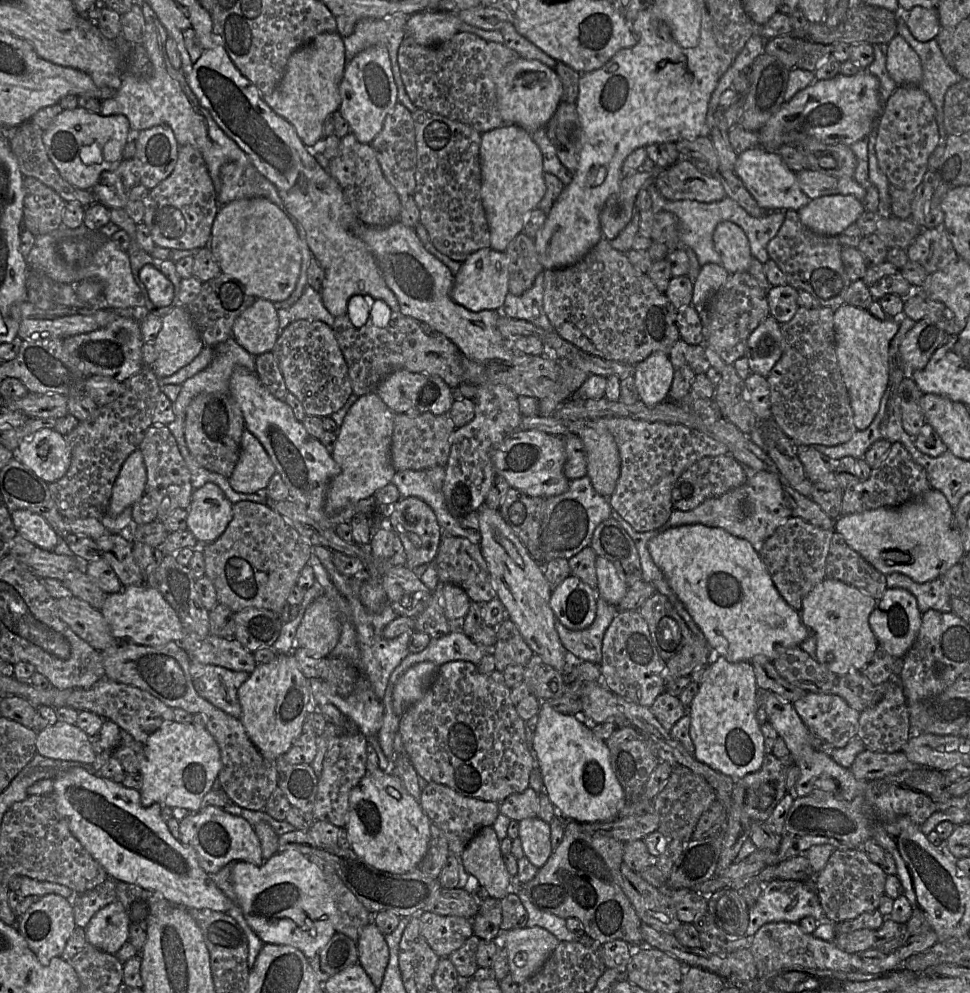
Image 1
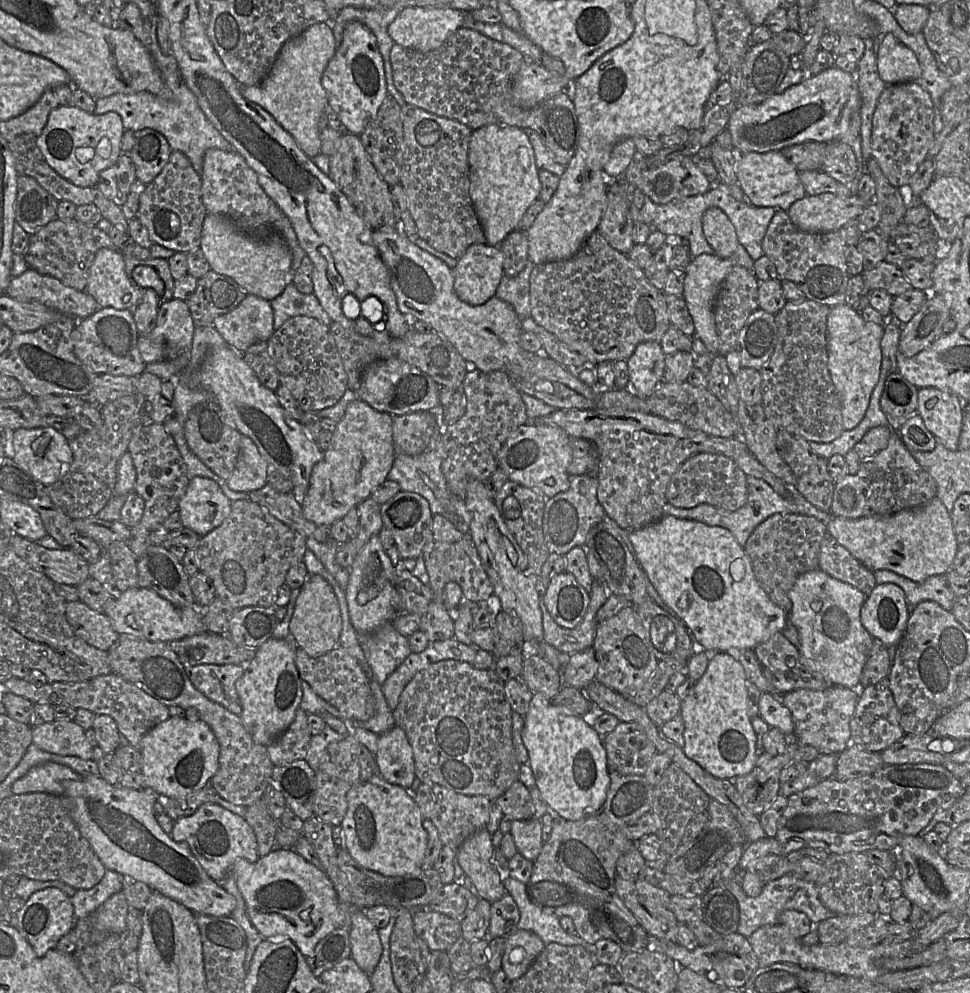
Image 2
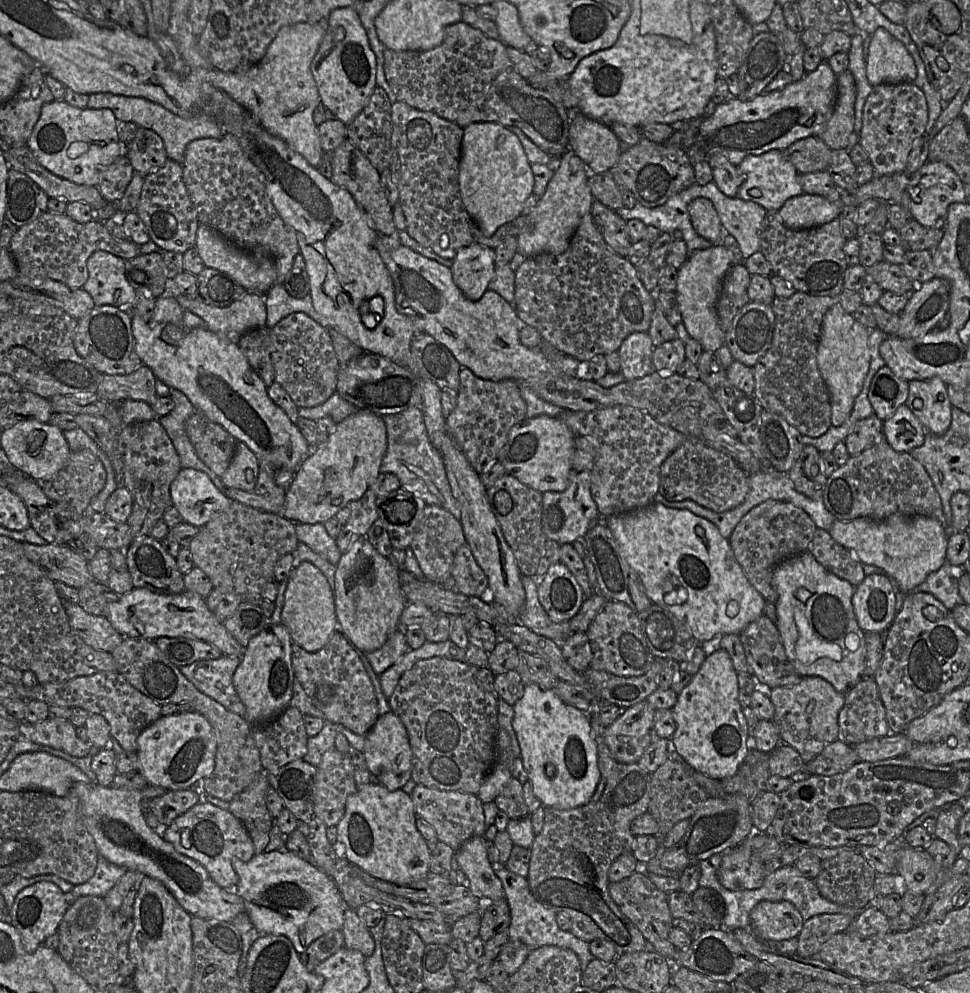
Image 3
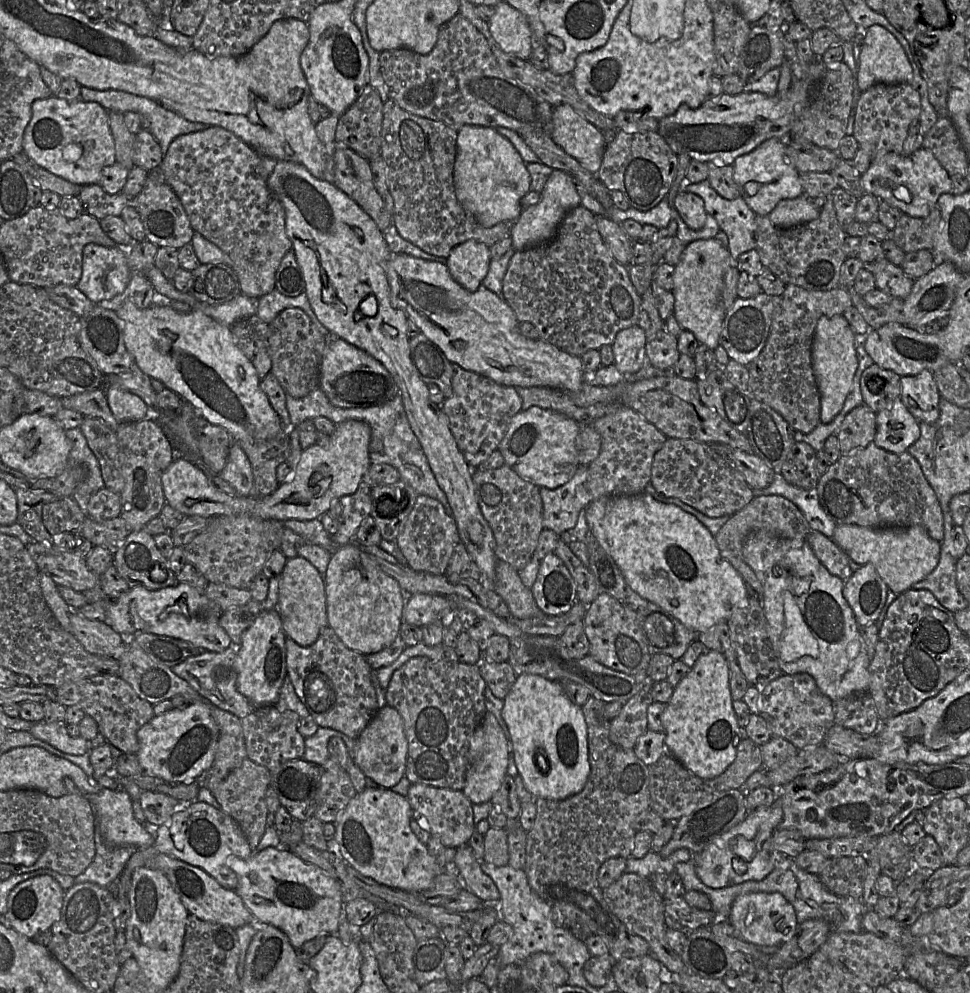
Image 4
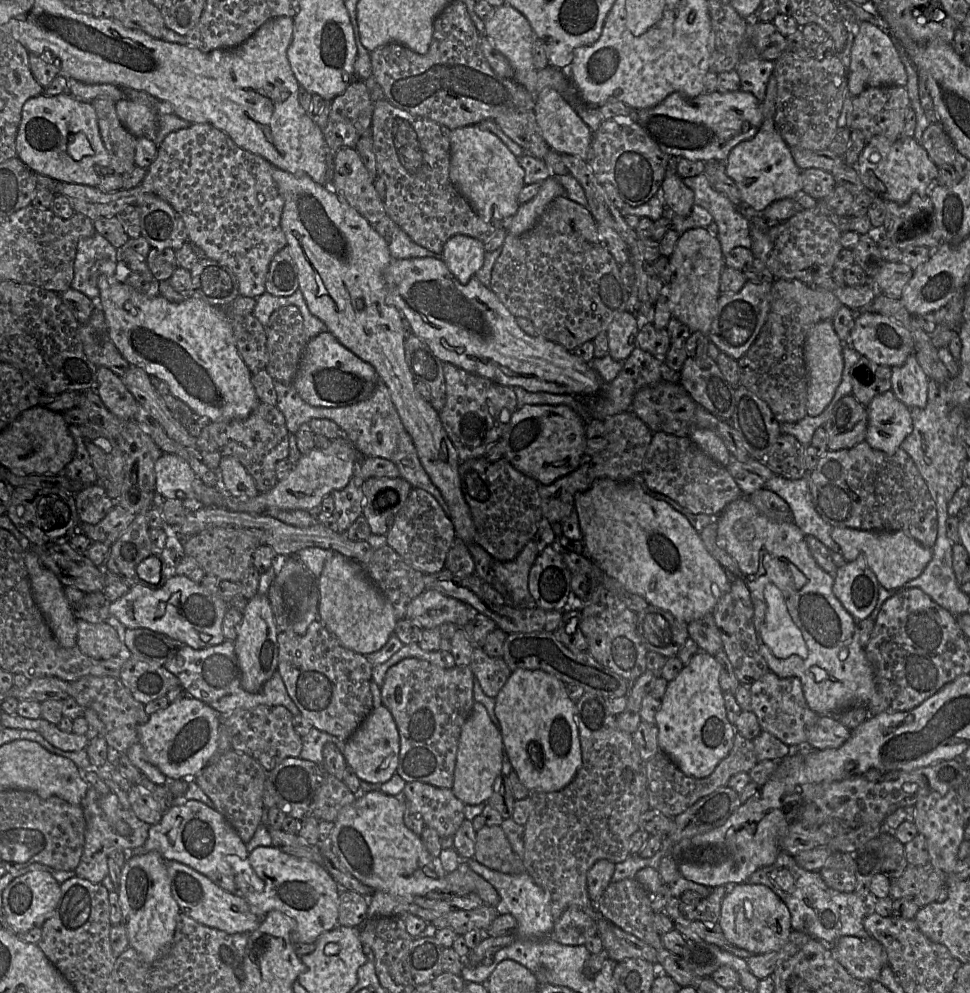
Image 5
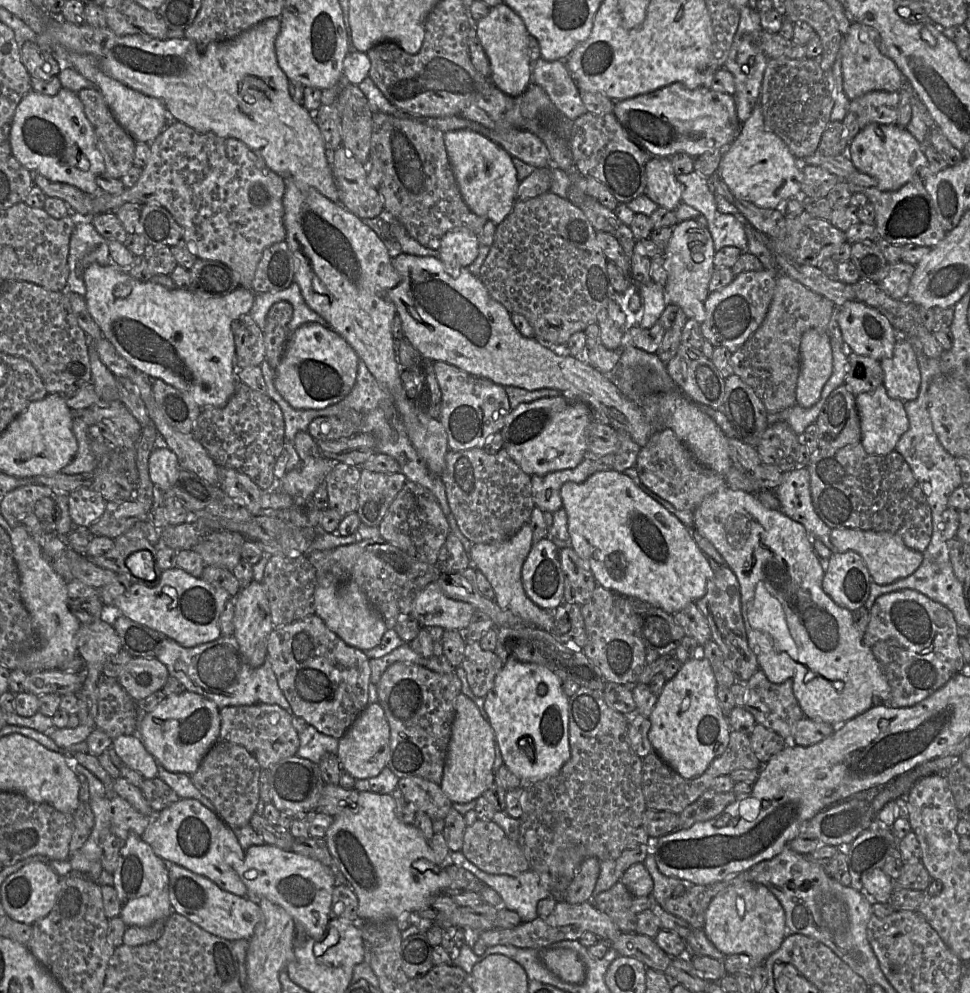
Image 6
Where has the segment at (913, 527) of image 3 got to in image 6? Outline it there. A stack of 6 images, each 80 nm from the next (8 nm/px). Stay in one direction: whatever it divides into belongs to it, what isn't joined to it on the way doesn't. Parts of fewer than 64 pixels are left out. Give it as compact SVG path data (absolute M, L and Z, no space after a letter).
M835 528L830 533L830 541L837 552L855 551L859 553L872 581L879 585L888 585L913 574L923 561L922 552L907 547L901 537L889 532Z

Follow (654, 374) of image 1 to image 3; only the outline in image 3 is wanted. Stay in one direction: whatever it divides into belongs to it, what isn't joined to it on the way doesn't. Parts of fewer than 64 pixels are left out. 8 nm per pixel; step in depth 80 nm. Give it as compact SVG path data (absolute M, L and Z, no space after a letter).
M647 332L628 335L618 349L621 374L626 380L642 378L654 371L652 354L654 345Z

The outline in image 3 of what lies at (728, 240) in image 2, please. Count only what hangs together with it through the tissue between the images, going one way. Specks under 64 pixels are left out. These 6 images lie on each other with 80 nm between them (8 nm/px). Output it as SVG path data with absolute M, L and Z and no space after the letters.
M703 197L692 200L688 205L691 224L695 231L712 244L721 244L723 225L712 202Z

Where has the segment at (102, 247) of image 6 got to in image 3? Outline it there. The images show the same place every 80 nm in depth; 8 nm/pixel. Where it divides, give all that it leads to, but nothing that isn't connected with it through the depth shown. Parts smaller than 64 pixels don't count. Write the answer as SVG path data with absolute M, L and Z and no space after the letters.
M95 251L87 260L88 279L83 286L93 299L95 306L110 305L130 311L136 298L136 291L127 278L127 264L124 259L106 251Z

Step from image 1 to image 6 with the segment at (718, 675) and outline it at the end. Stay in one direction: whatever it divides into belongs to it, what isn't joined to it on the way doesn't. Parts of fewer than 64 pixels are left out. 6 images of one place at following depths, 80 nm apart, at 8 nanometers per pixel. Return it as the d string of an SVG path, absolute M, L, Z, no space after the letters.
M701 656L684 662L675 676L666 681L649 716L648 739L656 752L672 769L686 779L702 775L712 761L720 756L729 743L731 728L717 698L717 681L709 661Z

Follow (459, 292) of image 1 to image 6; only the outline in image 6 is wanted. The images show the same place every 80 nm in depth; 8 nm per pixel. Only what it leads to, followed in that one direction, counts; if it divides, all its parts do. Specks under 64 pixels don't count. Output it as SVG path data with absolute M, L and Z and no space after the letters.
M457 227L444 234L438 251L445 268L465 268L478 256L479 240L469 229Z

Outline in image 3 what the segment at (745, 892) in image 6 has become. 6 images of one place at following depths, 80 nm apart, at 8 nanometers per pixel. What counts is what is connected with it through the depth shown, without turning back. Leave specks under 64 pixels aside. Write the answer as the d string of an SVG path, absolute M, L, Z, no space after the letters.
M762 901L750 913L750 929L762 941L781 941L797 937L804 920L789 901Z

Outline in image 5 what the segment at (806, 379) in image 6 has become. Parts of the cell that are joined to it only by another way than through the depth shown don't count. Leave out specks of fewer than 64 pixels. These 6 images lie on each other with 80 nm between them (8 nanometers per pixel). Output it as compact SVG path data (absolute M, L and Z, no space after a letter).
M832 320L818 322L809 330L804 345L808 375L806 408L809 416L818 416L831 403L842 379L844 368L843 348L844 343L836 334Z

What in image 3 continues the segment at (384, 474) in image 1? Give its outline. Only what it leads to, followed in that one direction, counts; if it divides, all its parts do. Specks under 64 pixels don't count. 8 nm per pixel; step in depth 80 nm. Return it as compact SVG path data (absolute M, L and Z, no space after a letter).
M358 410L336 424L333 433L321 446L314 446L295 472L293 481L285 494L283 516L294 523L316 524L335 517L337 512L350 502L360 499L381 473L380 467L387 450L386 427L381 418L373 412Z

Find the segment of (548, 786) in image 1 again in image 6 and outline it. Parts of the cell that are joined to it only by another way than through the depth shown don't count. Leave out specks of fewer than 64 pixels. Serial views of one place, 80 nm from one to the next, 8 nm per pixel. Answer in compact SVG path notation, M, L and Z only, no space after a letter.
M508 660L497 674L493 688L484 698L484 710L494 731L503 763L524 783L555 776L570 759L569 697L565 695L562 683L558 675L542 665Z

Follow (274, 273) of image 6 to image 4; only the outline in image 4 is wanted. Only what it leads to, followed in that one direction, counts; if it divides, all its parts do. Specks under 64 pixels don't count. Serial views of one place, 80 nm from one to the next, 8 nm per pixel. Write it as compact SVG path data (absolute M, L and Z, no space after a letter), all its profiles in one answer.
M293 249L284 255L275 272L275 289L288 297L305 293L305 282Z

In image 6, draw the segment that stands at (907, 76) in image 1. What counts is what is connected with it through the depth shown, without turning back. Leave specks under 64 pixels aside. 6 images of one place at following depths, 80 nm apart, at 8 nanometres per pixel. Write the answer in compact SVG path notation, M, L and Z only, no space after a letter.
M853 22L846 34L842 55L843 89L851 101L870 91L898 91L904 85L904 77L897 65L880 48L877 31L867 25Z

